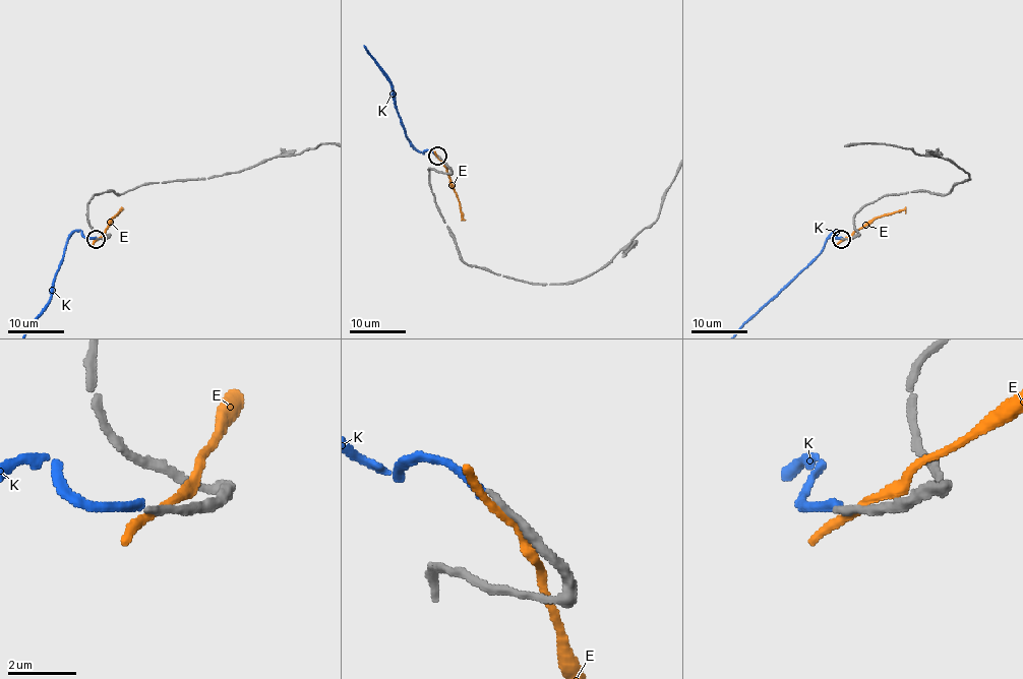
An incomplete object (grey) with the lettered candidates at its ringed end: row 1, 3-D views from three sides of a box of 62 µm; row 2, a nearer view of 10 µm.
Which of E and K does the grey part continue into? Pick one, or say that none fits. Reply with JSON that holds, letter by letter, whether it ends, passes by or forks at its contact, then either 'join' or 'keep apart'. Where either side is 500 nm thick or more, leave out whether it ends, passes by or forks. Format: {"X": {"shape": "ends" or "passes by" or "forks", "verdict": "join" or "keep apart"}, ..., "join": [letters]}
{"E": {"shape": "passes by", "verdict": "keep apart"}, "K": {"shape": "ends", "verdict": "keep apart"}, "join": []}

